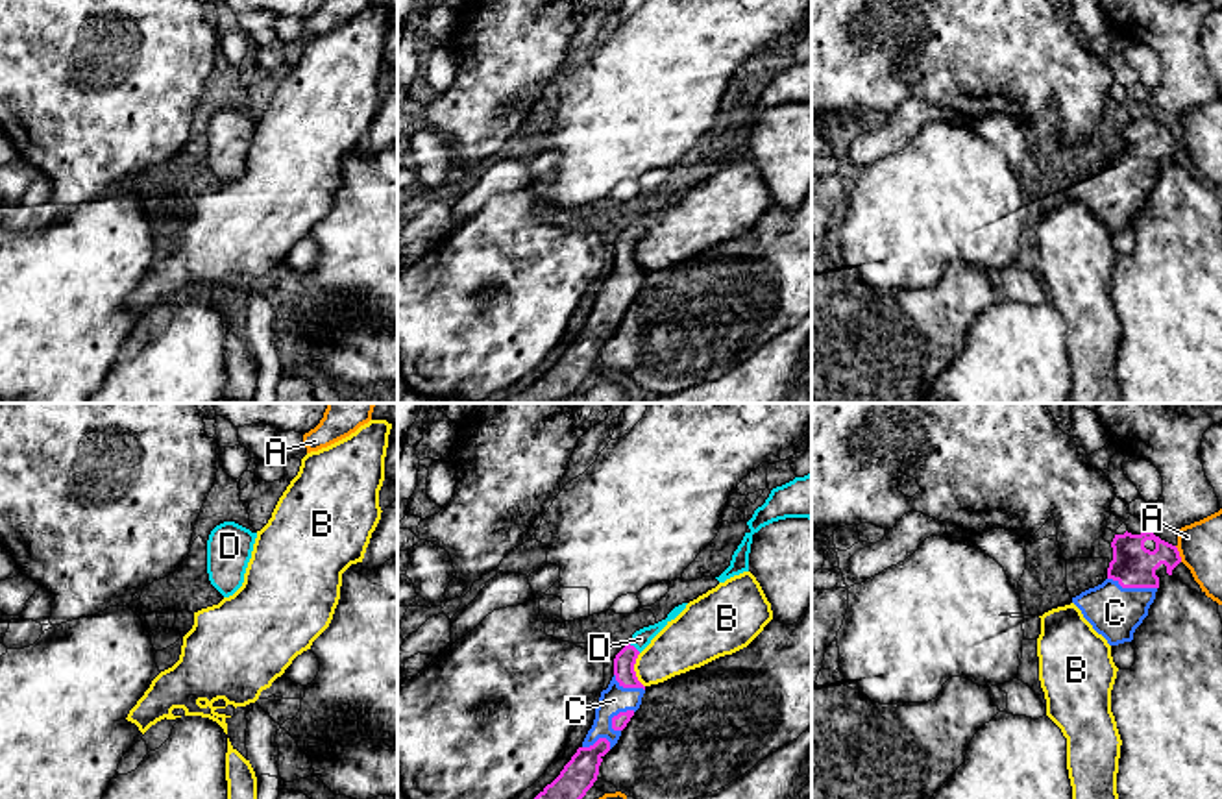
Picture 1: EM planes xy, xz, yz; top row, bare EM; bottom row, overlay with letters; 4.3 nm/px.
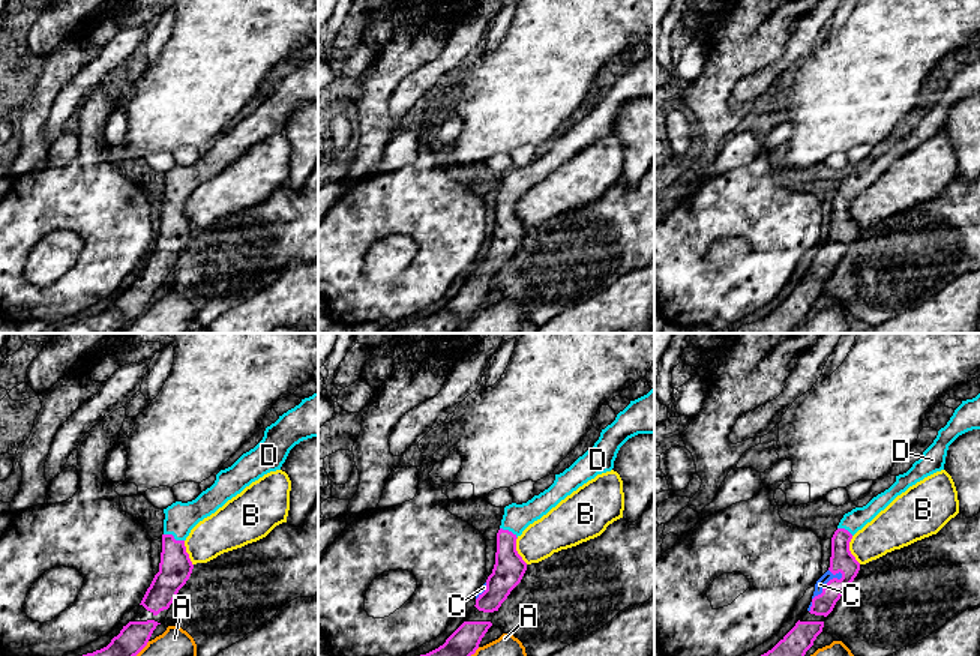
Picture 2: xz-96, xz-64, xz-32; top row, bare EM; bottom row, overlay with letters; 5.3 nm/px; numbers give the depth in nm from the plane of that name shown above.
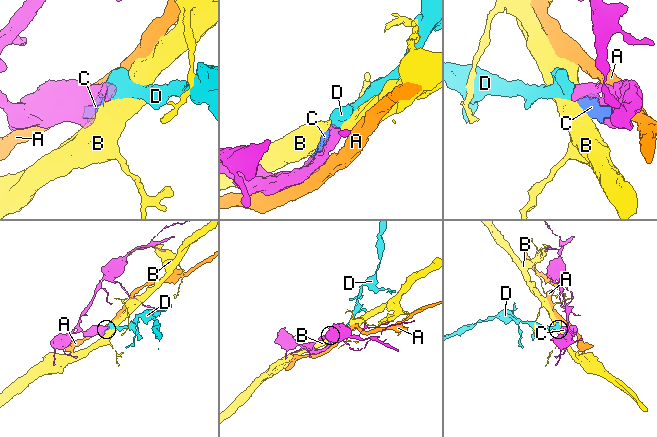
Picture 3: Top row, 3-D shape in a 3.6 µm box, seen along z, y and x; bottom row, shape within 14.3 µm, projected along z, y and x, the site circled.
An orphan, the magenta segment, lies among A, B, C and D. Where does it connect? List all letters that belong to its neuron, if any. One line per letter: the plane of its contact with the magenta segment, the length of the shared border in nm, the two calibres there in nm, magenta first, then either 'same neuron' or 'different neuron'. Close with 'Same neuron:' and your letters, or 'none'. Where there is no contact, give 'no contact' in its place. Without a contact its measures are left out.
A: meets magenta in yz; contact 80 nm long; 190 nm thick on the magenta side, 190 nm on the other; different neuron
B: meets magenta in xz; contact 150 nm long; 100 nm thick on the magenta side, 220 nm on the other; different neuron
C: meets magenta in yz; contact 220 nm long; 190 nm thick on the magenta side, 220 nm on the other; same neuron
D: meets magenta in xz; contact 70 nm long; 100 nm thick on the magenta side, 80 nm on the other; same neuron
Same neuron: C, D

